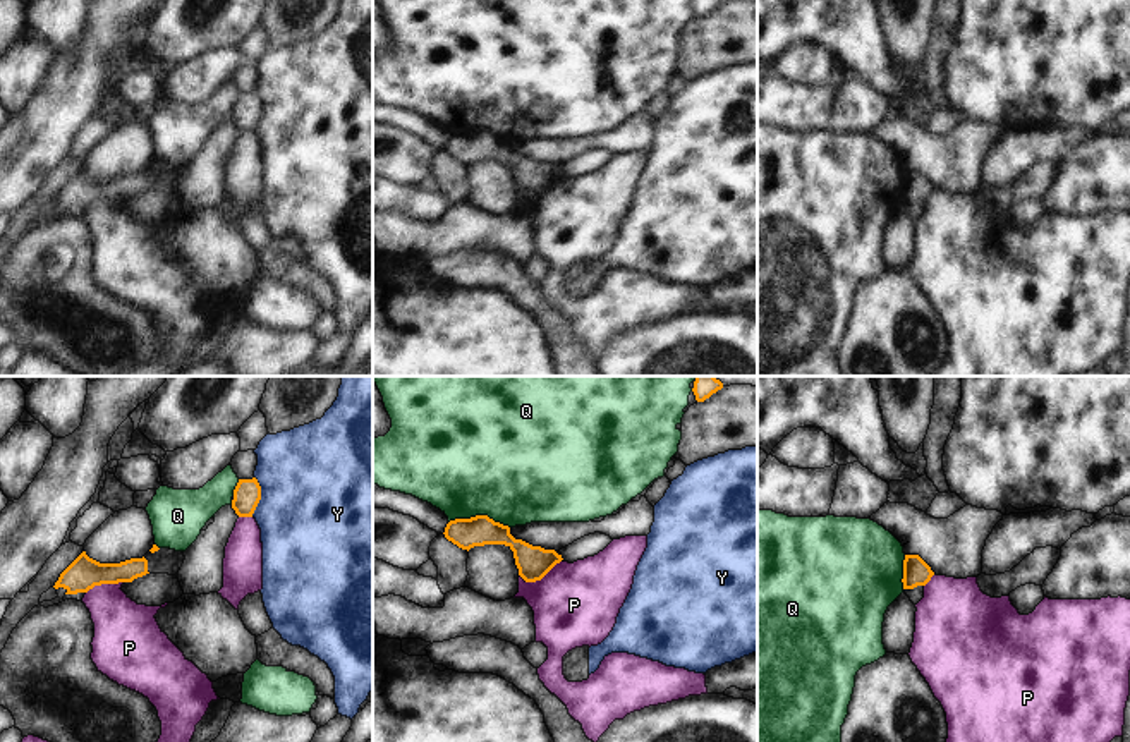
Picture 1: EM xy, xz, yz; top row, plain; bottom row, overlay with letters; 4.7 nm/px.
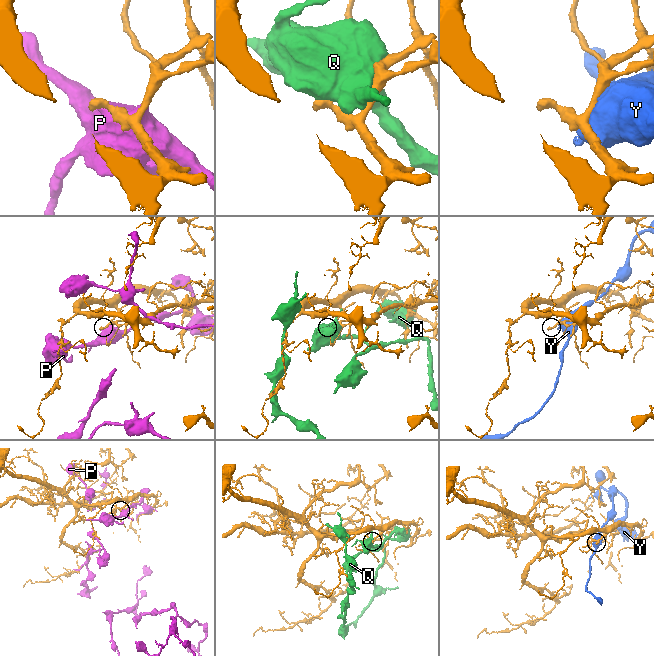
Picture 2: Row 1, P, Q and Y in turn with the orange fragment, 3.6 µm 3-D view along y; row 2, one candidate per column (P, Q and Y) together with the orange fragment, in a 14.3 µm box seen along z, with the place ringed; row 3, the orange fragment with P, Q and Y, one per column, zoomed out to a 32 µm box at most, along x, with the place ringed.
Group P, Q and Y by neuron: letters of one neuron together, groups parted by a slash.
P / Q / Y

